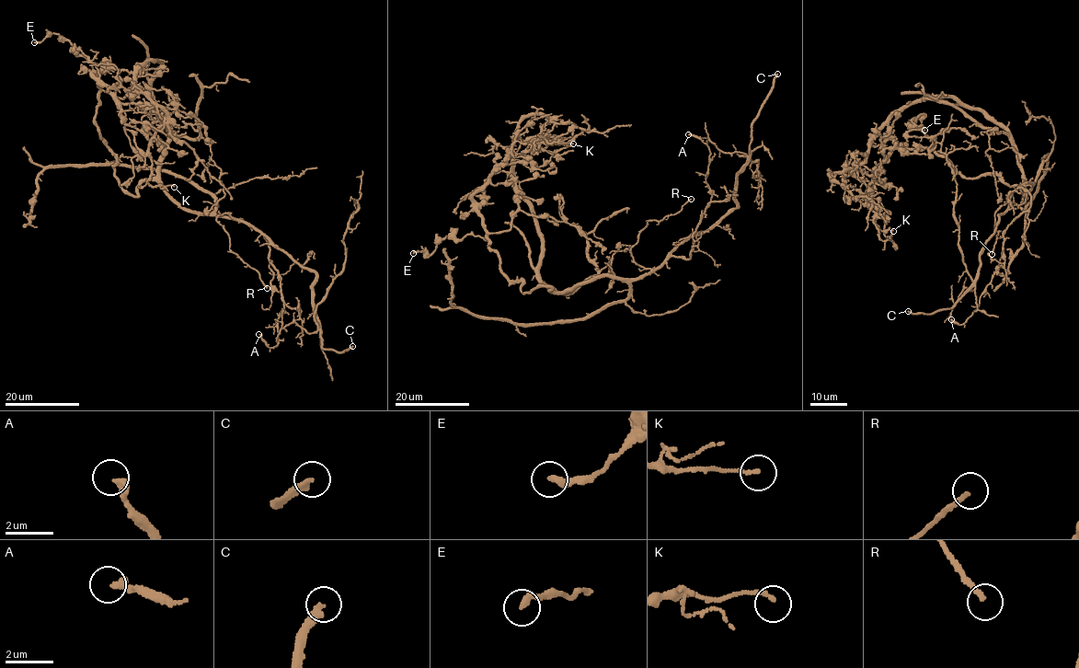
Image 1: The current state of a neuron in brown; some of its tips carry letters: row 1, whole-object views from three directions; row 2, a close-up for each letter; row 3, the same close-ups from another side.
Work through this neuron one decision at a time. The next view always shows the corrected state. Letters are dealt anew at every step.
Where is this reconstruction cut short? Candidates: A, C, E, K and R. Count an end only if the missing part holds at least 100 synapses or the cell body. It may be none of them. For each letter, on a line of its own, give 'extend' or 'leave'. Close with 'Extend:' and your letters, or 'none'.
A: leave
C: extend
E: leave
K: leave
R: leave
Extend: C

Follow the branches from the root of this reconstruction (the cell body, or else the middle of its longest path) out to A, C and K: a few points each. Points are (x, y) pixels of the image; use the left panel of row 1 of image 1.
A: (171, 197), (261, 234), (283, 308), (278, 344), (269, 347), (258, 334)
C: (171, 197), (189, 210), (252, 226), (314, 271), (314, 316), (323, 348), (339, 351), (352, 346)
K: (171, 197), (155, 181), (136, 195), (120, 185), (95, 120), (94, 73), (150, 155), (146, 182), (174, 187)

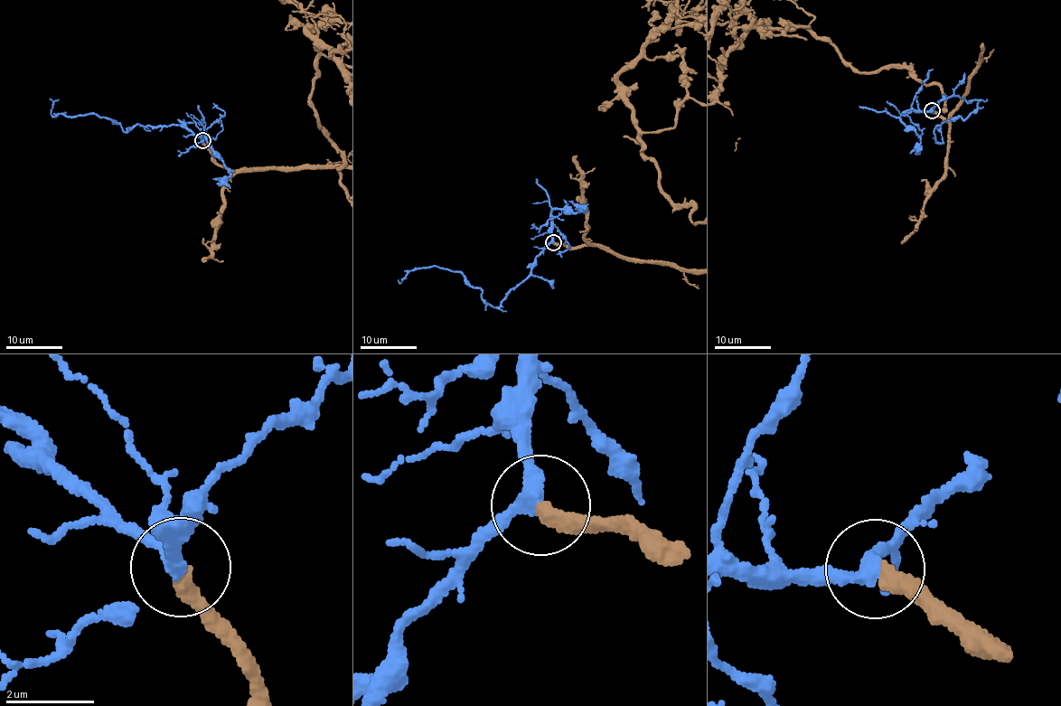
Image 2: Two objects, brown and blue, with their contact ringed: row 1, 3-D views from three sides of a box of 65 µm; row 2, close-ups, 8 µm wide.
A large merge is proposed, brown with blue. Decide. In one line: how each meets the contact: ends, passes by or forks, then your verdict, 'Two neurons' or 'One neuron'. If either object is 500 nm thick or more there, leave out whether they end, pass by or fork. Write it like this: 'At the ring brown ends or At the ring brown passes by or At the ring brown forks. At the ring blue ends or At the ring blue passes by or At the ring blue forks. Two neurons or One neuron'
At the ring brown ends. At the ring blue passes by. One neuron

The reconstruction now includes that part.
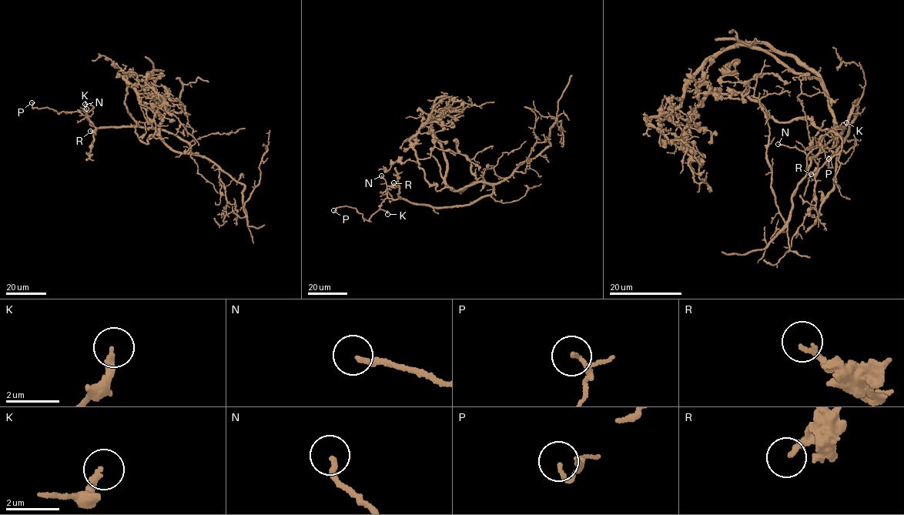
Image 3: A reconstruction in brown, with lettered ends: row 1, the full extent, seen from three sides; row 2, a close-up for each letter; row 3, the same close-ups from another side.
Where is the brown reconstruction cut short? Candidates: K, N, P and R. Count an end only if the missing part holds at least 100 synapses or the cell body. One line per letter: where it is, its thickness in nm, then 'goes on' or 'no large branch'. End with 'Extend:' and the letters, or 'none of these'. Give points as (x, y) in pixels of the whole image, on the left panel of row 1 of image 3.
K: at (86, 108); 240 nm thick; no large branch
N: at (85, 104); 190 nm thick; no large branch
P: at (31, 102); 130 nm thick; no large branch
R: at (90, 131); 180 nm thick; no large branch
Extend: none of these

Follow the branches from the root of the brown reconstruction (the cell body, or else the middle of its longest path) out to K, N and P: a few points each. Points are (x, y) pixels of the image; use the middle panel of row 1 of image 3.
K: (469, 185), (487, 182), (493, 188), (491, 194), (459, 206), (430, 207), (387, 198), (380, 208), (387, 214)
N: (469, 185), (487, 182), (493, 188), (491, 194), (469, 204), (430, 207), (388, 197), (386, 181), (381, 175)
P: (469, 185), (487, 182), (493, 188), (459, 206), (387, 198), (368, 220), (349, 206), (333, 210)

